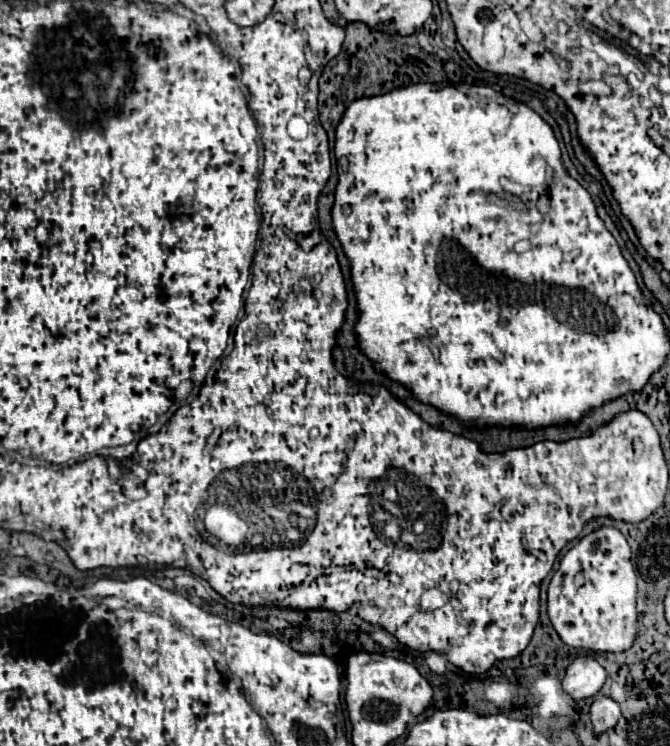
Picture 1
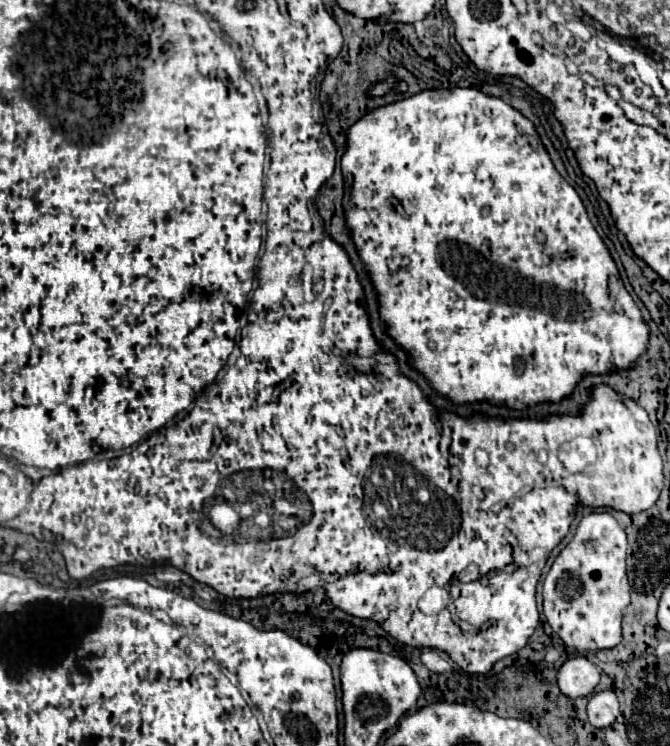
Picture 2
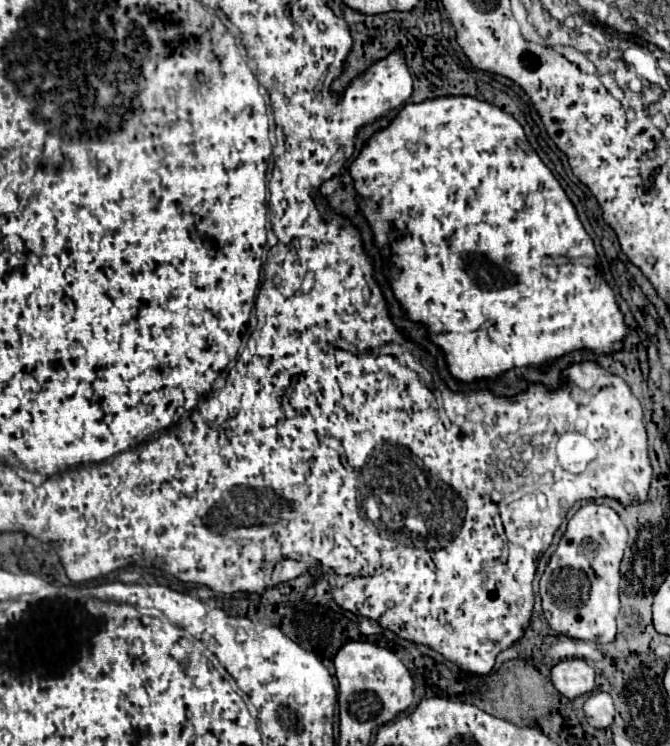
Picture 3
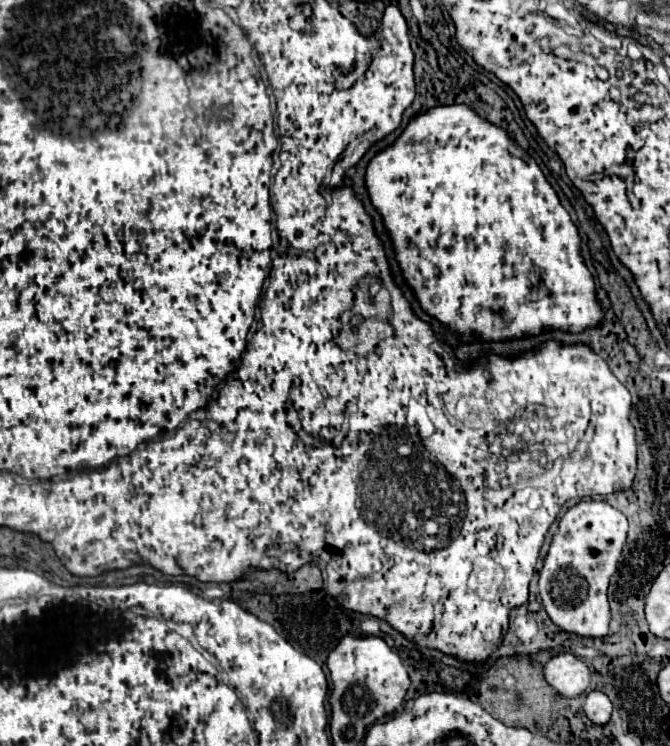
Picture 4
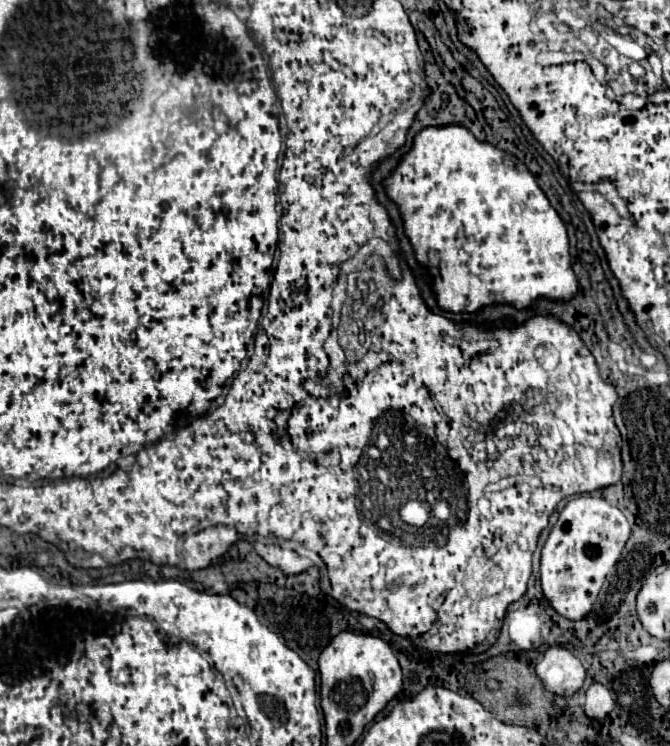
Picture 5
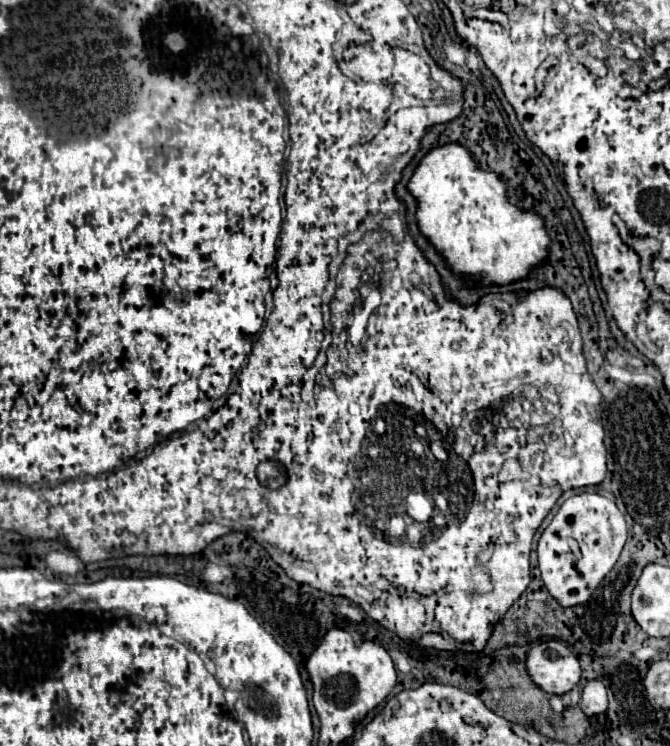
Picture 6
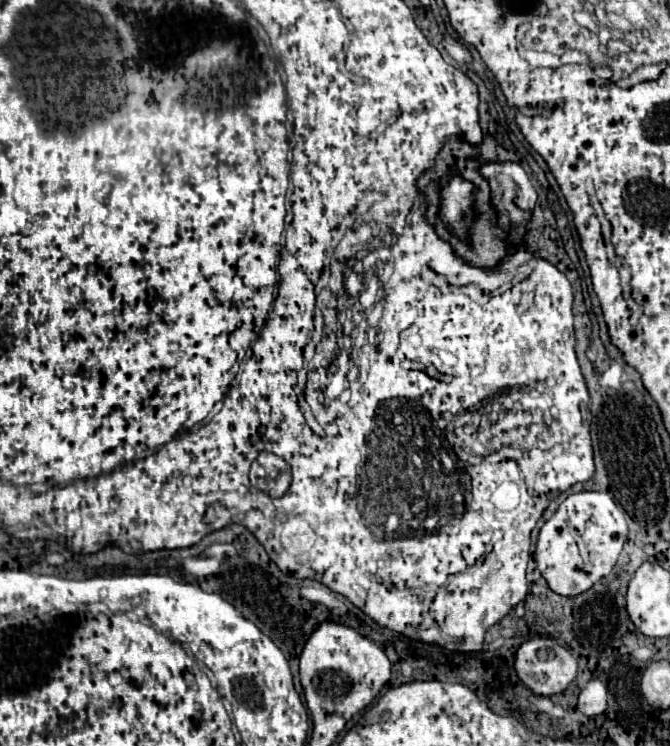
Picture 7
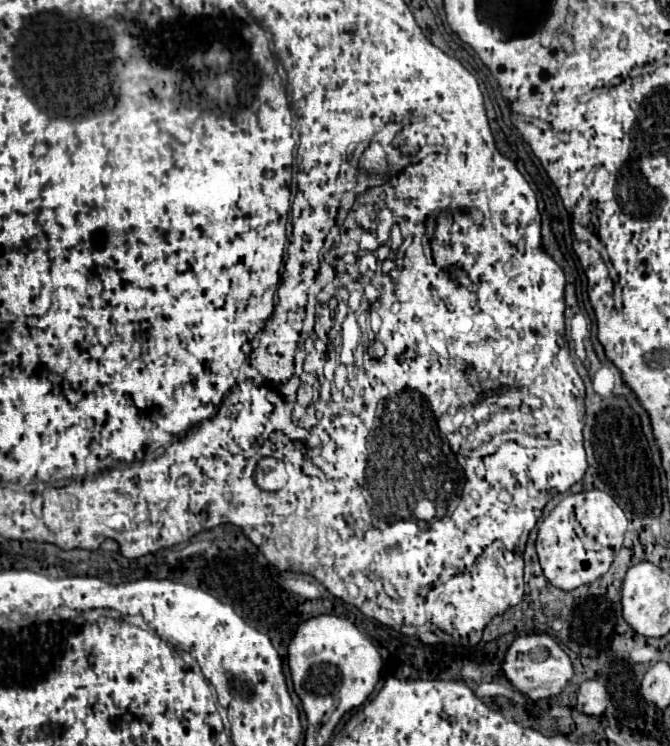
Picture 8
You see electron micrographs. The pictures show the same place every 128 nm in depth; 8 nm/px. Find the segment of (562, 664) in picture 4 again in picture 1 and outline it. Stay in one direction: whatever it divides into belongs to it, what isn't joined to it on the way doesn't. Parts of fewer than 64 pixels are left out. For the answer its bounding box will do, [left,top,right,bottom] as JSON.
[564,656,606,700]

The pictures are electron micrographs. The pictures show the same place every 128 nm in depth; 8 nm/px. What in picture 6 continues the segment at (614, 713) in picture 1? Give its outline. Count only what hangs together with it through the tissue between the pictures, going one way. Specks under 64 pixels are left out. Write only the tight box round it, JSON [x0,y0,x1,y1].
[580,680,608,716]

